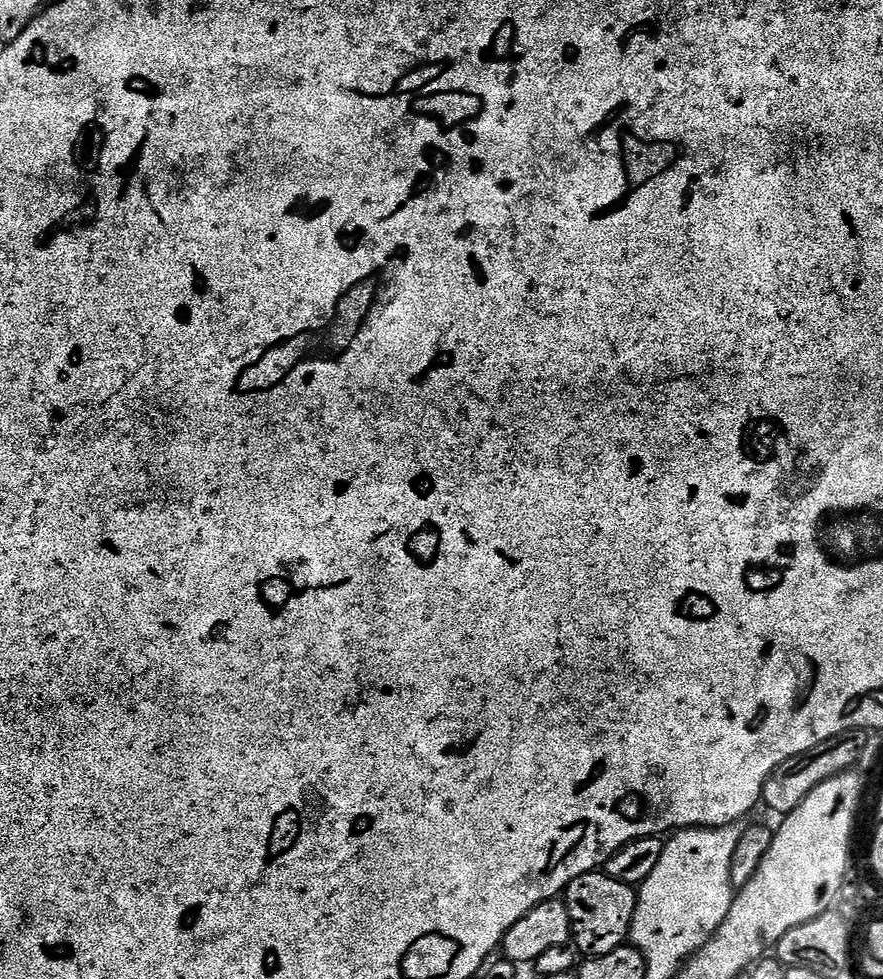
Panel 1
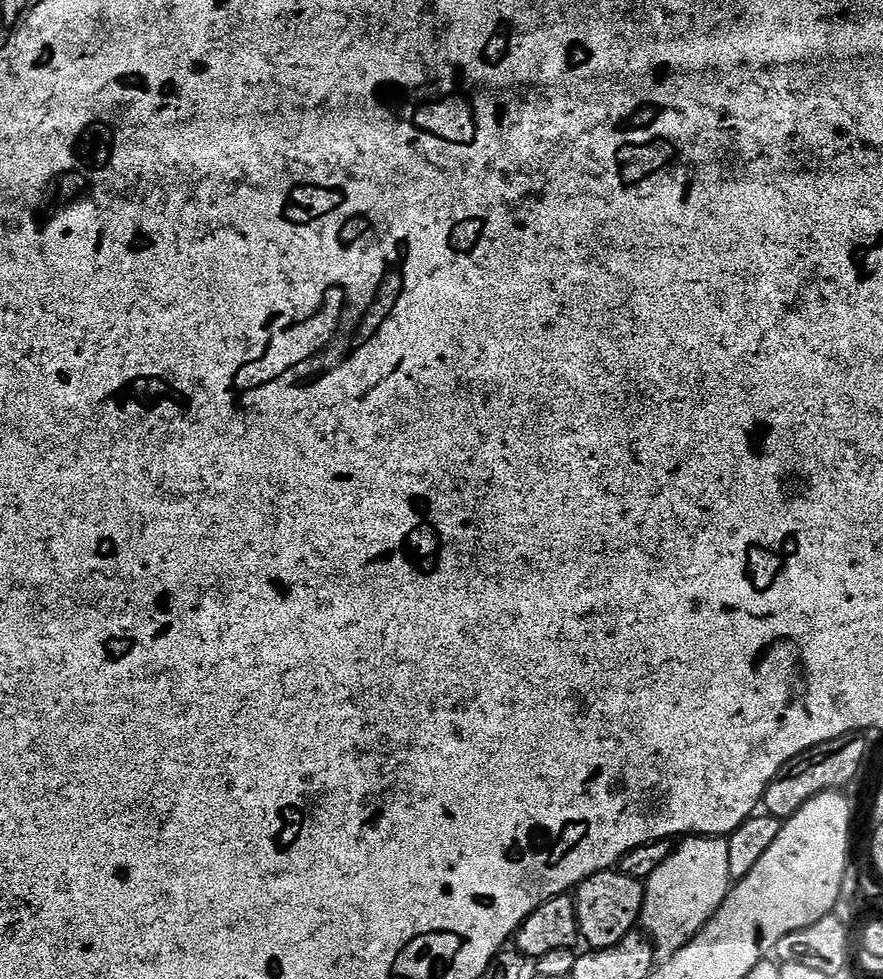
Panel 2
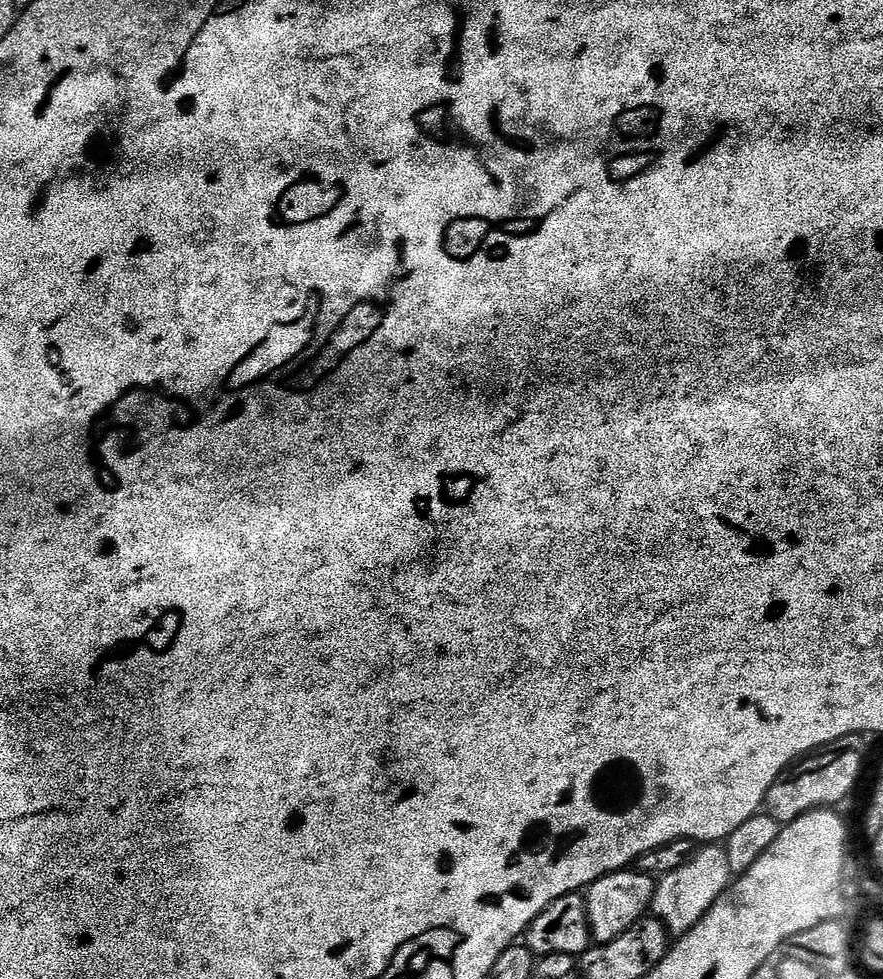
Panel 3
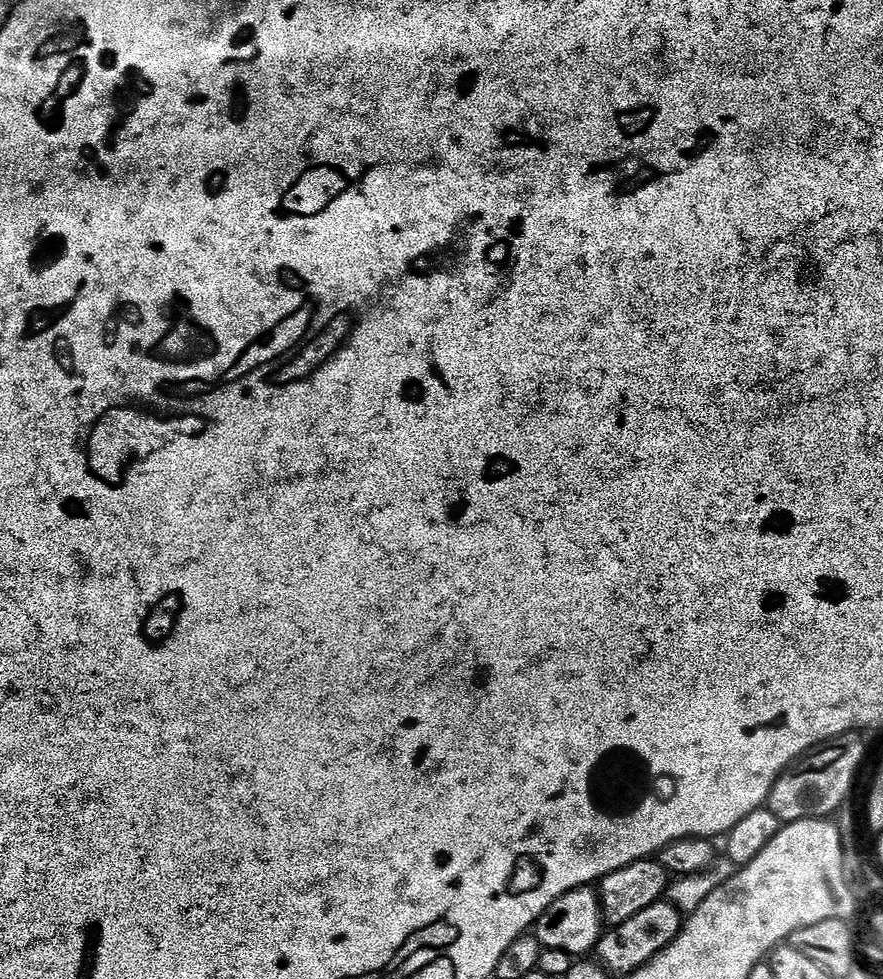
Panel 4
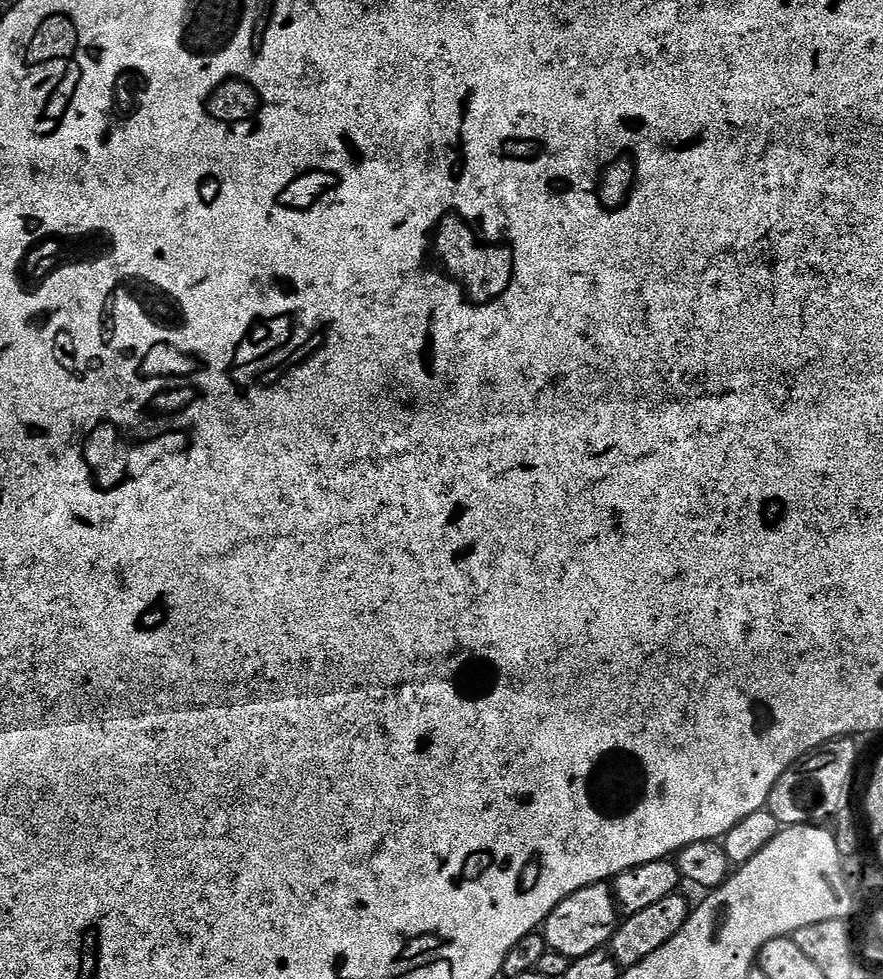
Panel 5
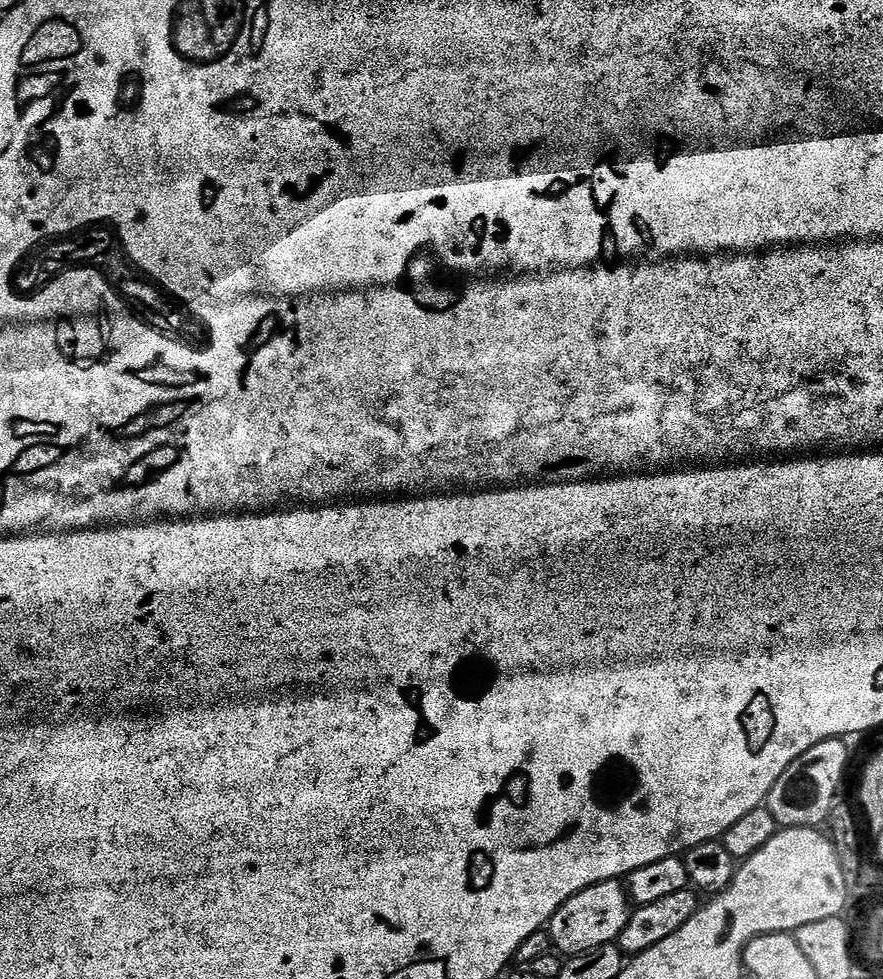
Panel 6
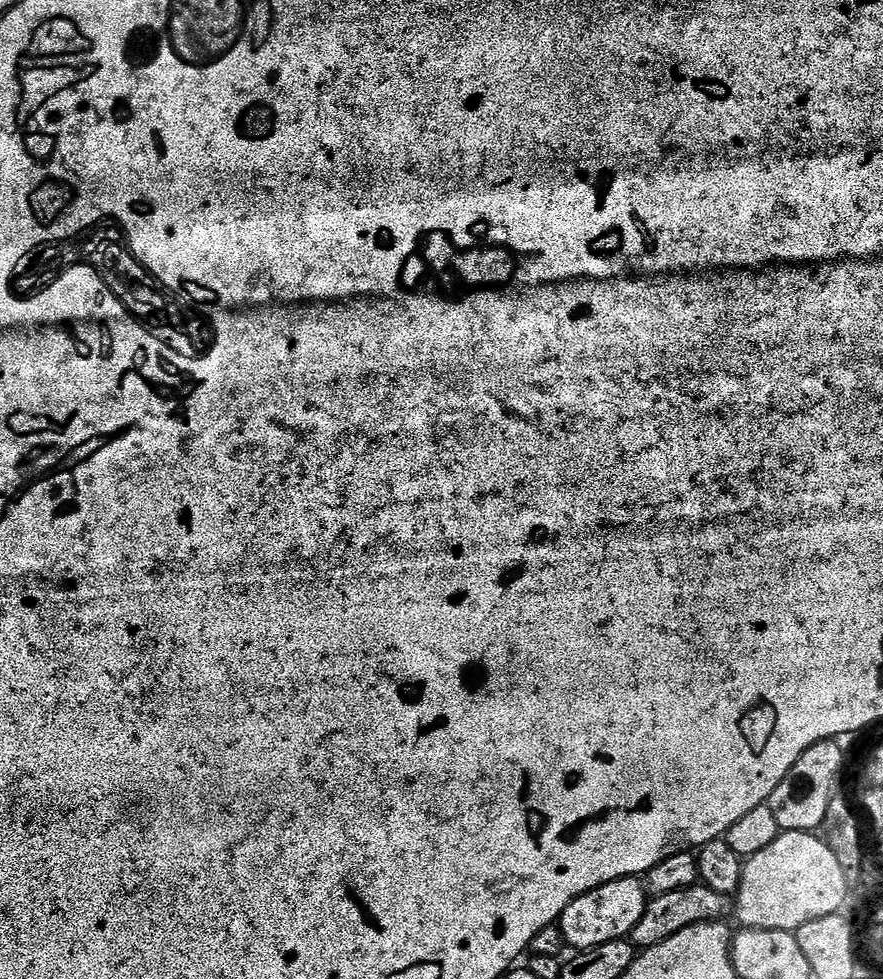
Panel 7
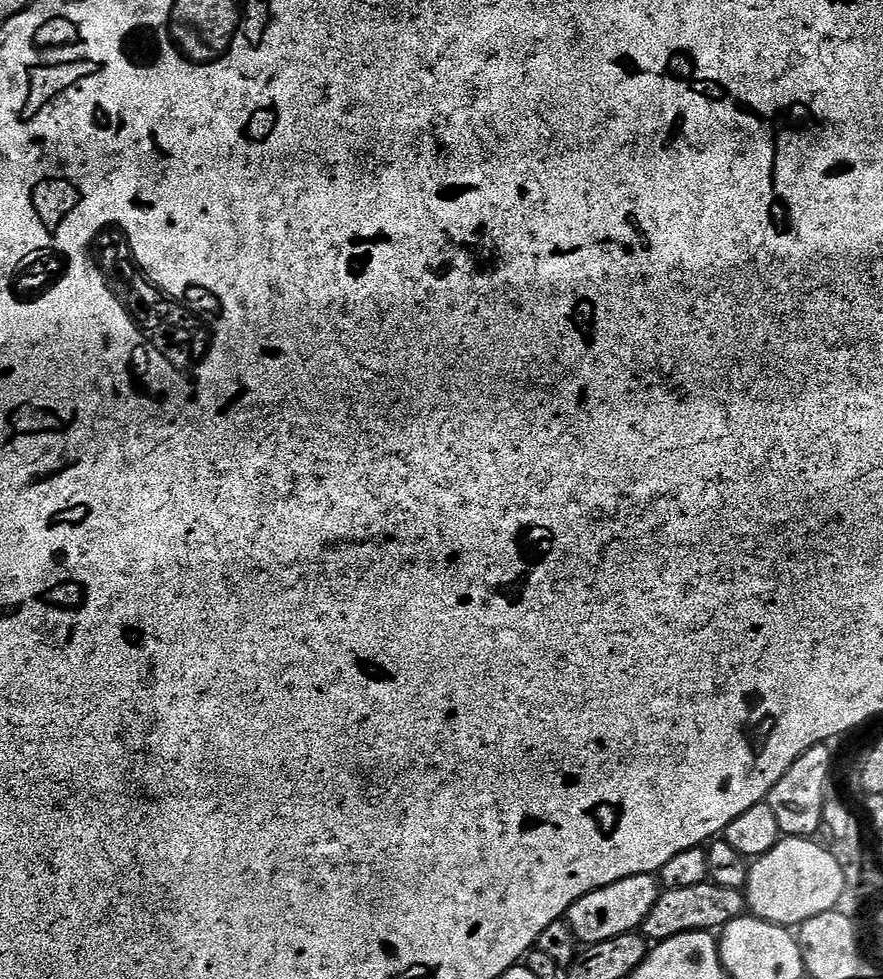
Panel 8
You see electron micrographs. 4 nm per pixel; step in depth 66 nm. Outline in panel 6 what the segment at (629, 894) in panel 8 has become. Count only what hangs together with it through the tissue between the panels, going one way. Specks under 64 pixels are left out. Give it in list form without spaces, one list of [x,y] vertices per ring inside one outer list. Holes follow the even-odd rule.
[[[620,880],[598,882],[567,900],[552,915],[546,925],[546,931],[552,938],[552,947],[565,957],[577,956],[580,952],[594,950],[598,946],[617,943],[626,930],[634,908],[630,903],[627,887]]]

